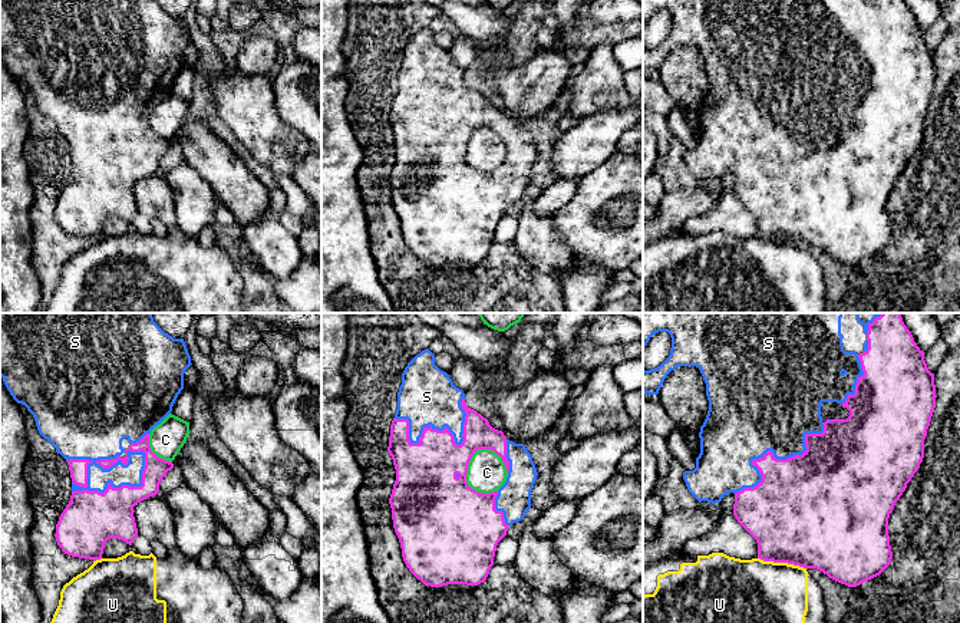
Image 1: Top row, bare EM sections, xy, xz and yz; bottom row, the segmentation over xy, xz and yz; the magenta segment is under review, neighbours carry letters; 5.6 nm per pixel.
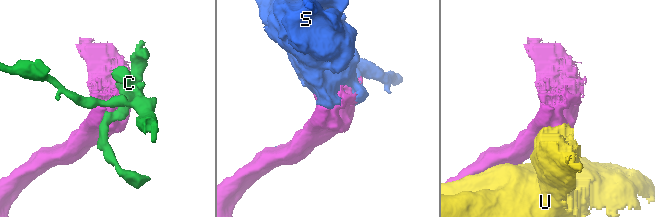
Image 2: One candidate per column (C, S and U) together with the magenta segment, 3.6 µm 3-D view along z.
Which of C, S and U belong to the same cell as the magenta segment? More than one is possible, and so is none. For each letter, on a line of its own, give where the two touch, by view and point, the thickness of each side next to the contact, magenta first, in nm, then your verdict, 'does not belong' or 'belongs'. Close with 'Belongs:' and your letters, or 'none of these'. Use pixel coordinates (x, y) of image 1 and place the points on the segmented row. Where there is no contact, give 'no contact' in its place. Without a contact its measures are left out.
C: xz (465, 481) | 480/220 nm | does not belong
S: xy (89, 491) | 300/160 nm | belongs
U: yz (782, 561) | 500/360 nm | does not belong
Belongs: S

